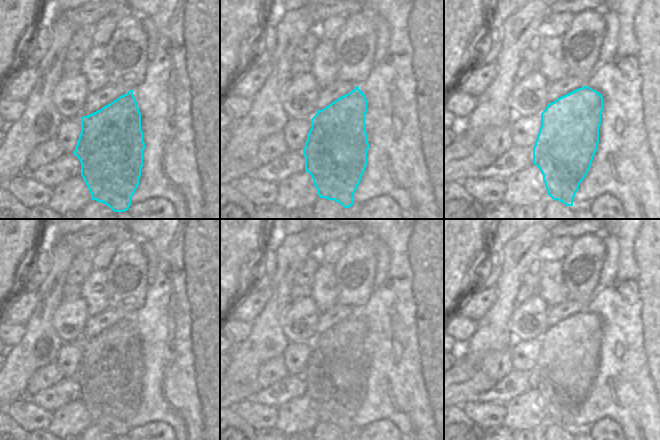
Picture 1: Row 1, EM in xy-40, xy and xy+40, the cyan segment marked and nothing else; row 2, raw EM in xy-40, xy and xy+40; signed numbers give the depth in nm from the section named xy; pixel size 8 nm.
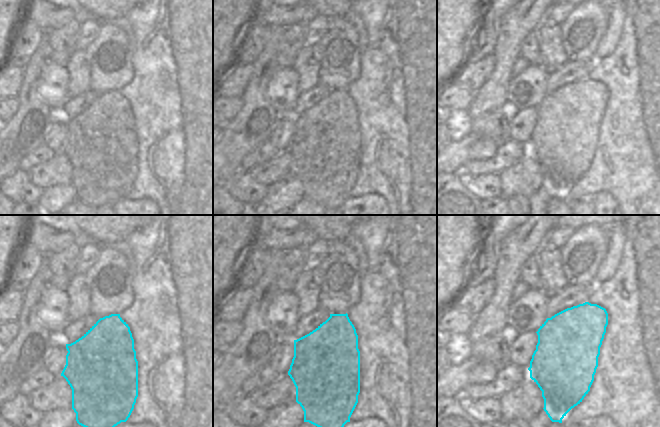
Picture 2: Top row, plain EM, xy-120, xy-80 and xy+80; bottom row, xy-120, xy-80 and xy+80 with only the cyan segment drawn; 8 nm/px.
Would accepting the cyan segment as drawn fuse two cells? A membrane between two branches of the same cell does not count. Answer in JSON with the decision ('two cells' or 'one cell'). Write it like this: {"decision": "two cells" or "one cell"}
{"decision": "two cells"}

